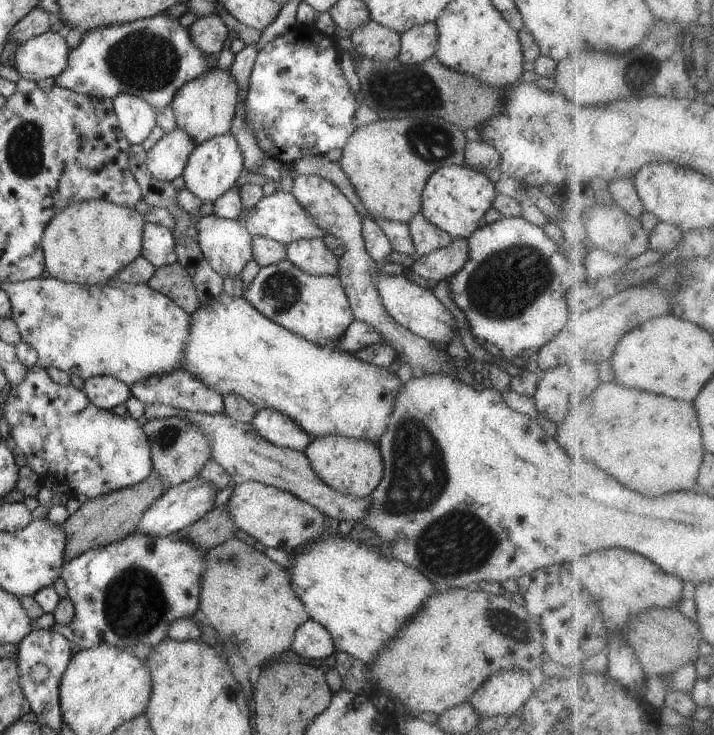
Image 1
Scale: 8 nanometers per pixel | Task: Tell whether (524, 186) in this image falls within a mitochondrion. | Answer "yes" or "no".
no

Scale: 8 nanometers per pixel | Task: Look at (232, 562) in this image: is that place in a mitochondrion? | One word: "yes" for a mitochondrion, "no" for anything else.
yes

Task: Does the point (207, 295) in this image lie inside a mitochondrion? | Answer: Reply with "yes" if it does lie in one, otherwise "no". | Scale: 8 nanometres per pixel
no

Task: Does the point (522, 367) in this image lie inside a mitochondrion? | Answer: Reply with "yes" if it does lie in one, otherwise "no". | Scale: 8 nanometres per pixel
no

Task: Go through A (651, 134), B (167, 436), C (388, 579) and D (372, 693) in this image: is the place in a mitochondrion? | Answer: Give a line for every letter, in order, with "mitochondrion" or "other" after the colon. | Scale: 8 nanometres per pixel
A: other
B: mitochondrion
C: other
D: other

